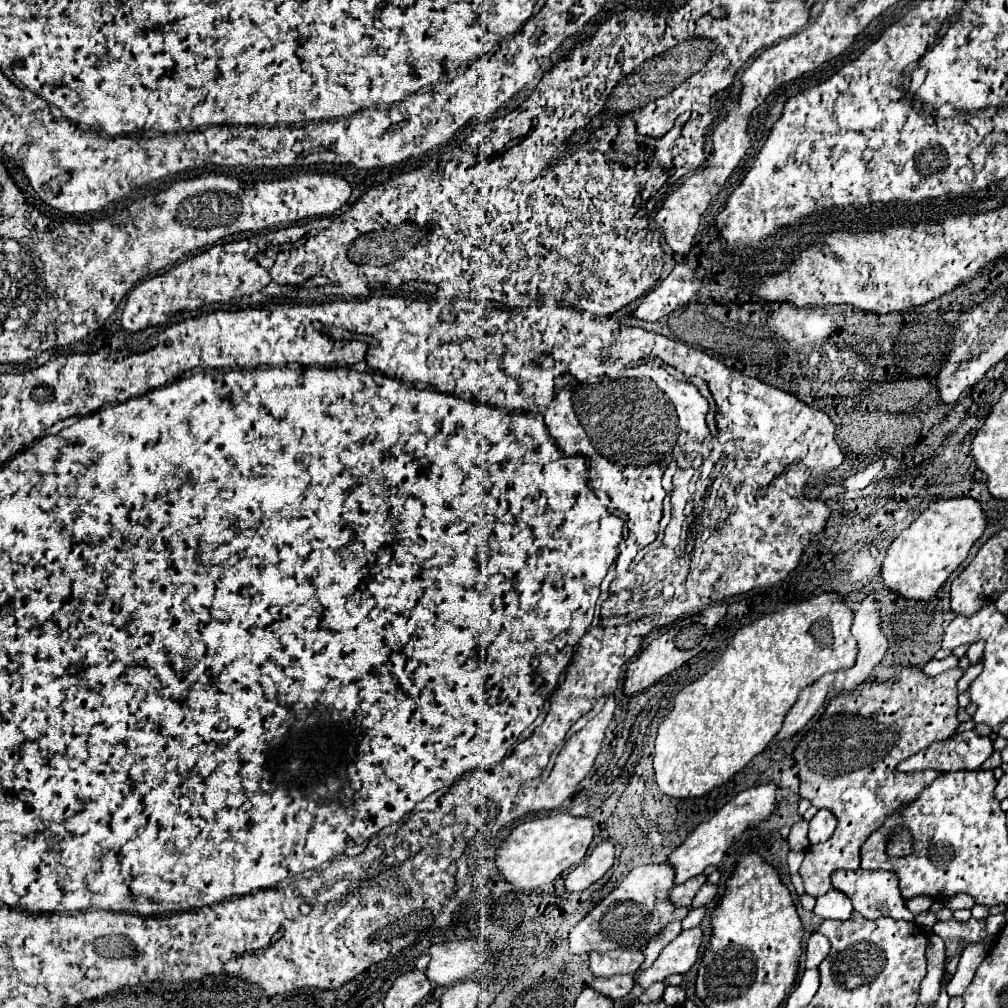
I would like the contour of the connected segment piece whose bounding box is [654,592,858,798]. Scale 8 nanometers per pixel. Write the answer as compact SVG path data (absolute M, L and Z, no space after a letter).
M822 592L800 604L764 614L736 630L718 662L676 696L670 714L658 726L654 772L660 790L672 798L700 798L740 772L778 734L788 708L804 686L816 682L824 672L852 668L858 654L856 640L850 634L852 616L838 592Z

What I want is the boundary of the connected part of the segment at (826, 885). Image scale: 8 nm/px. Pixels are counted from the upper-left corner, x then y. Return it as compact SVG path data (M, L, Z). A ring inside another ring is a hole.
M906 668L898 676L882 684L872 684L868 688L860 688L860 690L830 698L820 718L812 722L810 726L806 726L804 736L800 738L798 746L792 752L798 766L800 798L810 800L816 808L826 808L826 810L830 808L830 812L836 816L836 822L838 822L834 834L826 842L818 846L810 846L810 854L804 856L804 862L798 870L808 894L820 896L828 892L832 888L830 884L832 870L860 868L860 846L864 844L864 840L872 832L880 830L888 816L896 814L904 804L910 804L912 800L916 800L918 794L942 774L940 770L898 772L896 766L908 756L912 756L914 752L920 752L922 748L926 748L926 744L932 744L942 738L952 738L958 732L960 722L956 718L956 710L958 710L956 684L962 678L962 674L964 670L952 668L948 672L942 672L930 678L918 668Z

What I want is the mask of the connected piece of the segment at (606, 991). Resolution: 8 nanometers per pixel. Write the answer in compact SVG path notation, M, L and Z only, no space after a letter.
M618 974L618 976L610 976L610 978L594 978L592 984L590 984L596 992L616 1000L616 998L622 998L626 996L632 986L634 986L634 980L632 976L626 976L626 974Z

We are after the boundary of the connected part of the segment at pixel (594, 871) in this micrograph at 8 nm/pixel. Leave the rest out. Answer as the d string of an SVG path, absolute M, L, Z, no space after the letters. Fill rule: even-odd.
M602 840L600 844L594 846L594 850L578 864L574 870L568 872L564 878L564 886L568 892L580 892L586 890L590 884L600 880L606 870L614 862L614 846L608 840Z

